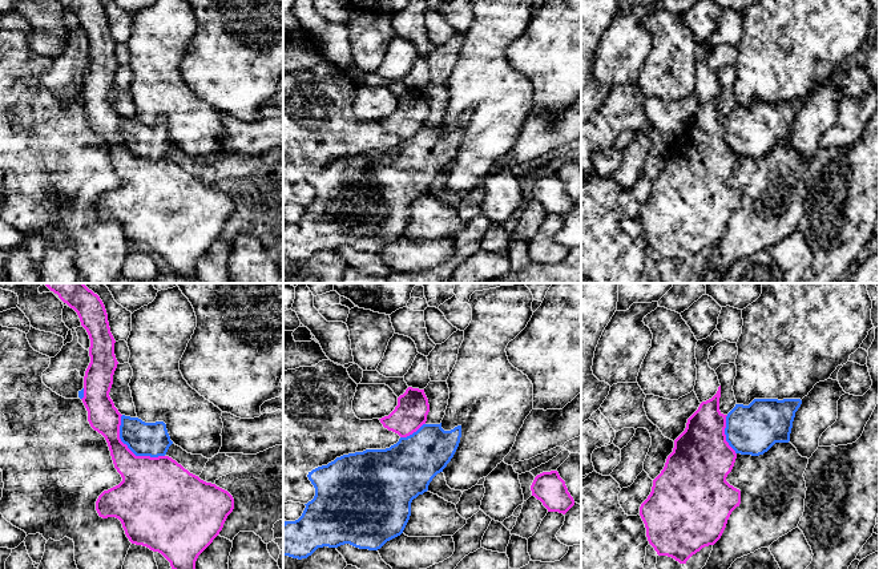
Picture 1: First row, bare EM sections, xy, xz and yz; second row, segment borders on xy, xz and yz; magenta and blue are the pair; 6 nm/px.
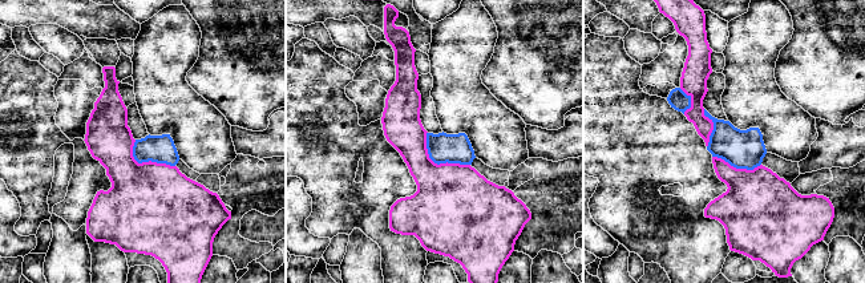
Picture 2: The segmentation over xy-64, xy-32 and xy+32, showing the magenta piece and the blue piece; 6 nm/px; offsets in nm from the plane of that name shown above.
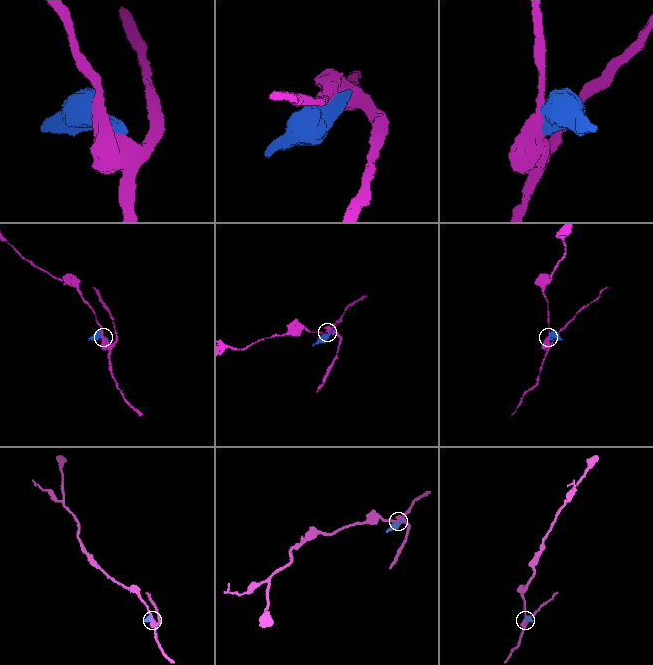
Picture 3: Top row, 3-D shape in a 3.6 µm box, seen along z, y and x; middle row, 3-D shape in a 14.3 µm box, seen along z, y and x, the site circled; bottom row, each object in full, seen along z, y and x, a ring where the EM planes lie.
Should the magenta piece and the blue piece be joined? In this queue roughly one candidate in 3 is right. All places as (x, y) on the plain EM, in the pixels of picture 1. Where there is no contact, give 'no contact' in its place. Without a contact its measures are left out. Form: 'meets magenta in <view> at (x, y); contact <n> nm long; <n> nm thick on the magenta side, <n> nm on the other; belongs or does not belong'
meets magenta in xy at (129, 152); contact 360 nm long; 340 nm thick on the magenta side, 200 nm on the other; does not belong

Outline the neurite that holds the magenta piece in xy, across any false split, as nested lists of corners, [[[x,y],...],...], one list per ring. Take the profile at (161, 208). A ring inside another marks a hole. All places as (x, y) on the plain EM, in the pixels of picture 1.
[[[100,0],[60,1],[77,15],[81,28],[89,37],[90,65],[85,73],[81,102],[88,113],[90,129],[105,140],[114,170],[122,179],[118,187],[98,198],[96,213],[102,221],[118,221],[132,246],[161,255],[170,265],[173,273],[184,278],[195,277],[198,258],[222,233],[227,218],[234,211],[234,201],[227,193],[190,175],[172,160],[136,158],[121,144],[122,117],[109,98],[118,64],[114,57],[116,43],[110,35],[105,8]]]

